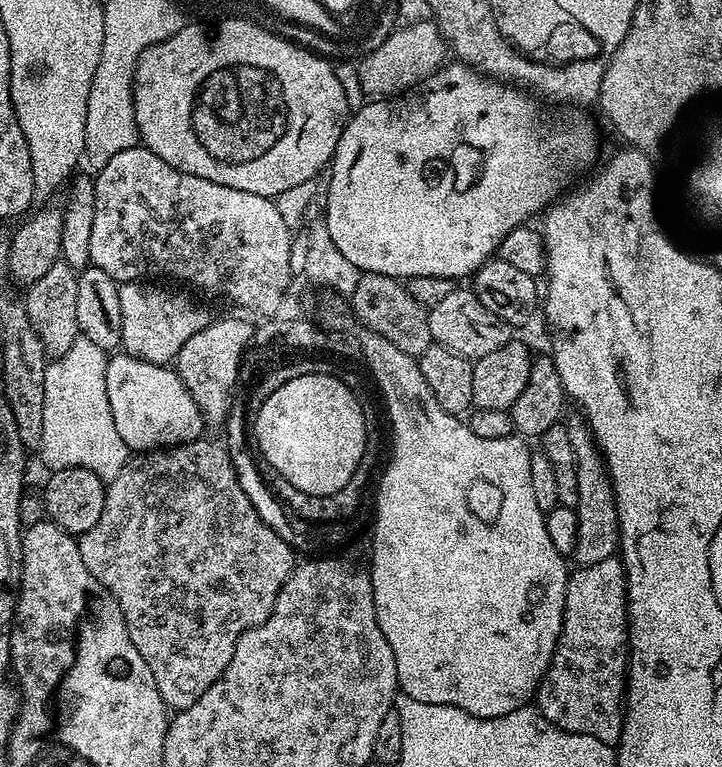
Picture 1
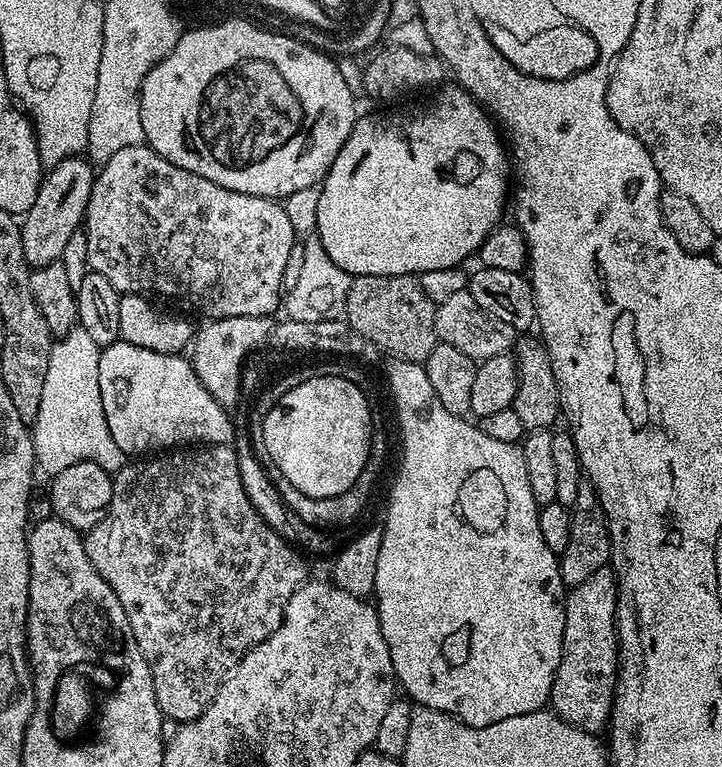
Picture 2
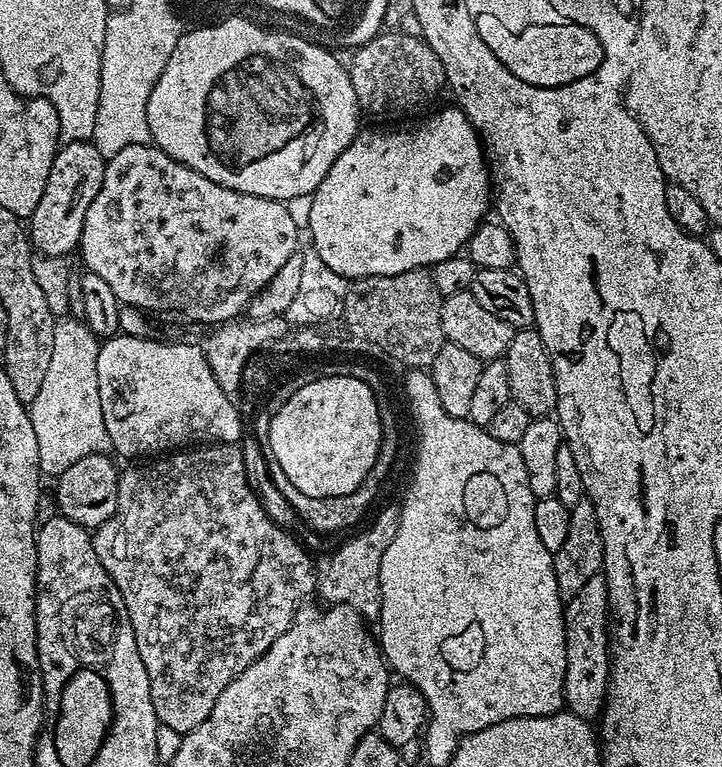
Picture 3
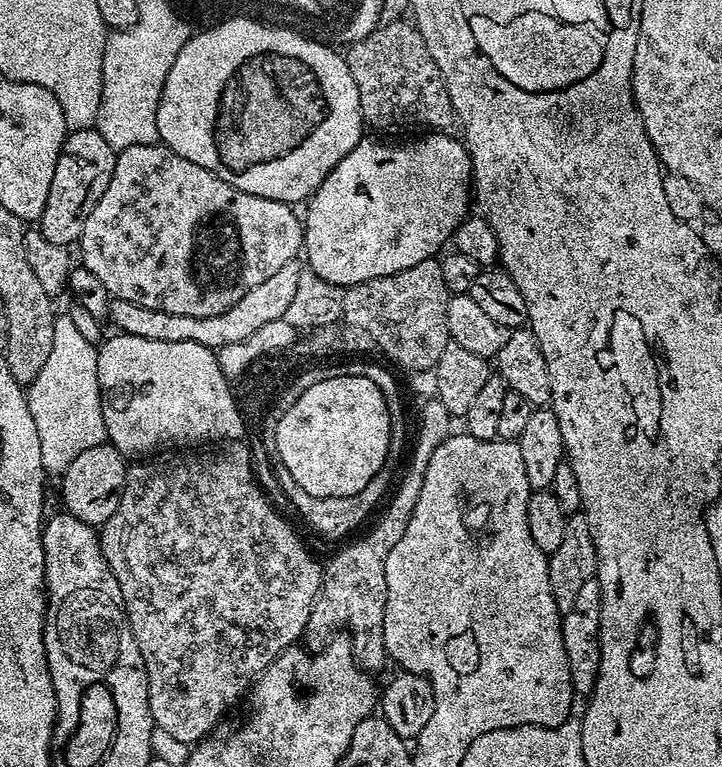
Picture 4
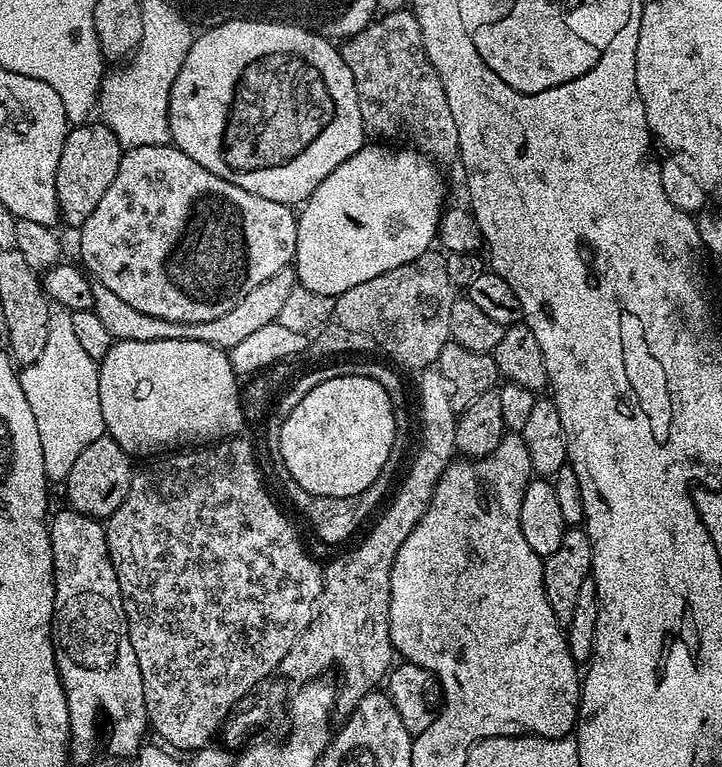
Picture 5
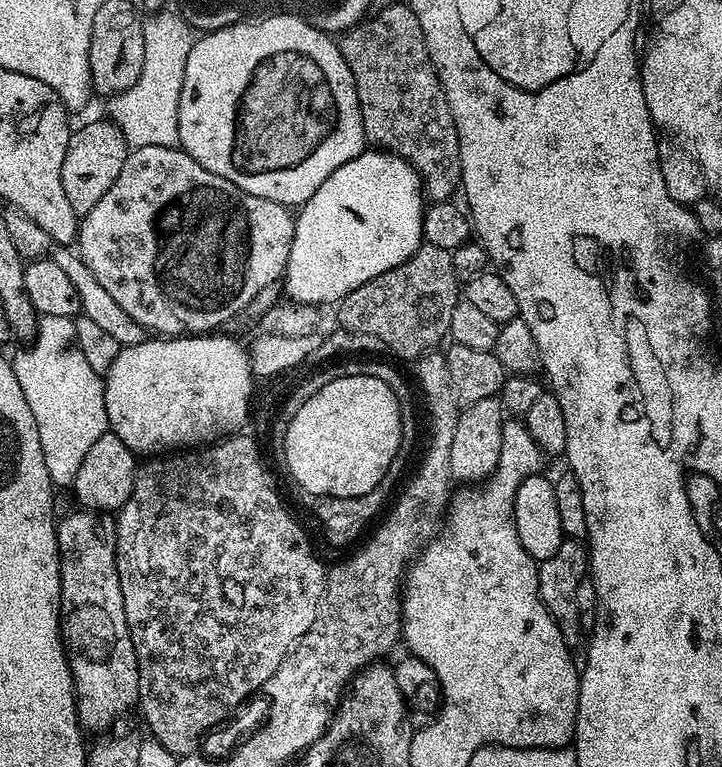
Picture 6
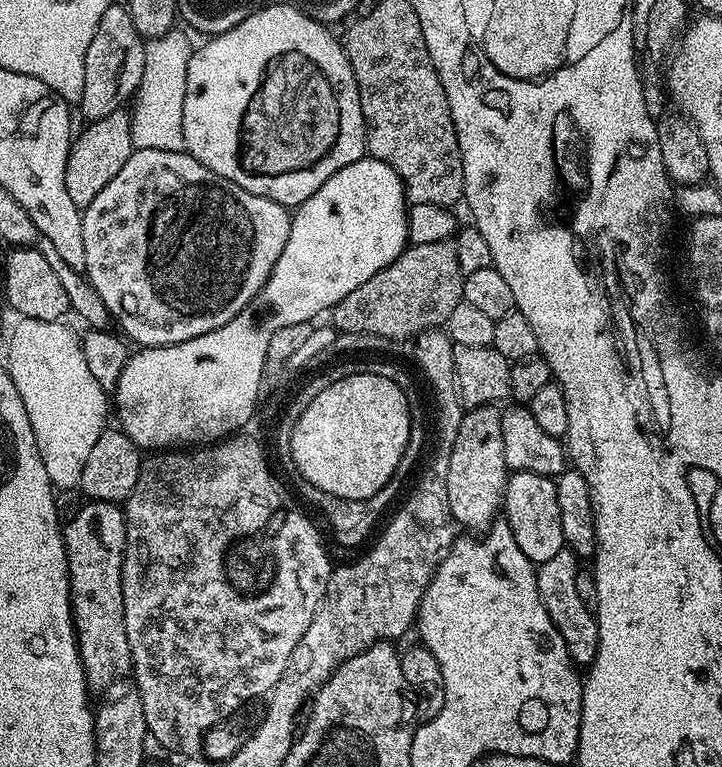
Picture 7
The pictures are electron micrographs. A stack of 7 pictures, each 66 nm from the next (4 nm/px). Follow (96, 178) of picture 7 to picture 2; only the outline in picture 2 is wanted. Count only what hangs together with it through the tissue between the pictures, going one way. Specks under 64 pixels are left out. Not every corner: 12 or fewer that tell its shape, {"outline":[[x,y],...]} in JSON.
{"outline":[[83,155],[45,171],[19,221],[29,266],[59,261],[83,225],[93,165]]}

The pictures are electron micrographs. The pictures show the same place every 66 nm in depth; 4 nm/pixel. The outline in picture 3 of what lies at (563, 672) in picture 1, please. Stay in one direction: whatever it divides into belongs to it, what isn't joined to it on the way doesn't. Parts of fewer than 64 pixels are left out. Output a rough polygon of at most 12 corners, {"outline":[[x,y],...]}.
{"outline":[[608,583],[564,606],[567,711],[592,722],[608,695]]}

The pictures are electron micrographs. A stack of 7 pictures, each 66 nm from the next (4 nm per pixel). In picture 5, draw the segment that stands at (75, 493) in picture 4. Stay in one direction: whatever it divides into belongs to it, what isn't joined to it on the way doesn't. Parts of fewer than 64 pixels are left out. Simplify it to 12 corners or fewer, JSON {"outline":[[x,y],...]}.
{"outline":[[105,434],[70,466],[67,503],[107,518],[130,490],[133,457]]}

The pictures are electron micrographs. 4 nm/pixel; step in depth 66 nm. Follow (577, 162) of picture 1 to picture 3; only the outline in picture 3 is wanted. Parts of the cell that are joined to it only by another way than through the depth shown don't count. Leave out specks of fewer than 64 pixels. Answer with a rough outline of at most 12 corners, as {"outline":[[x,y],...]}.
{"outline":[[449,106],[361,130],[310,197],[349,278],[457,255],[490,212],[476,128]]}

